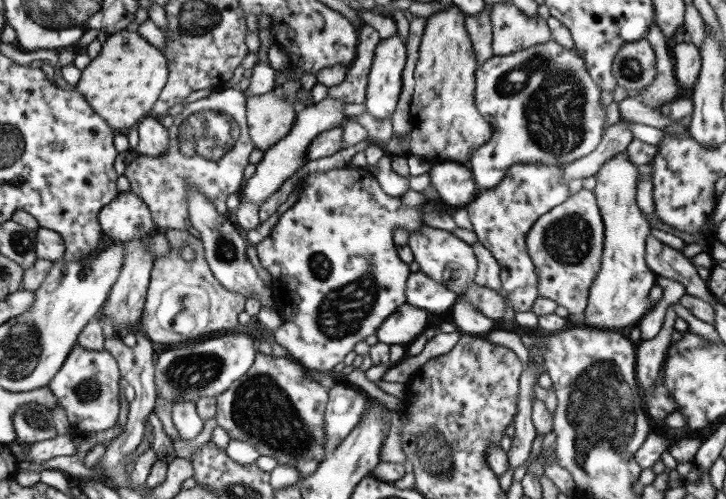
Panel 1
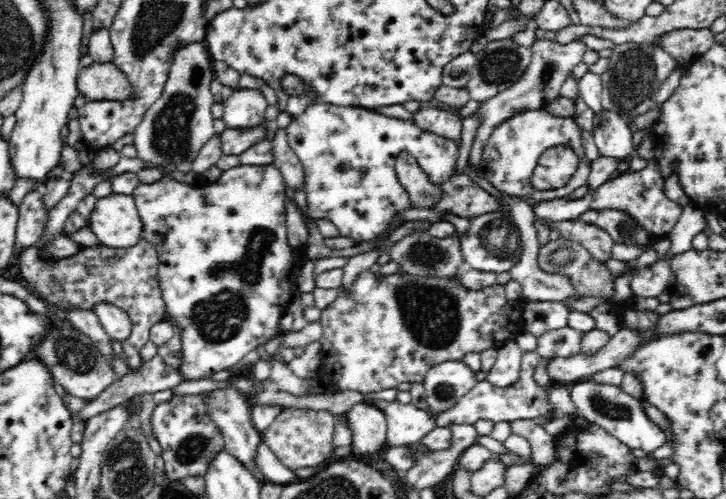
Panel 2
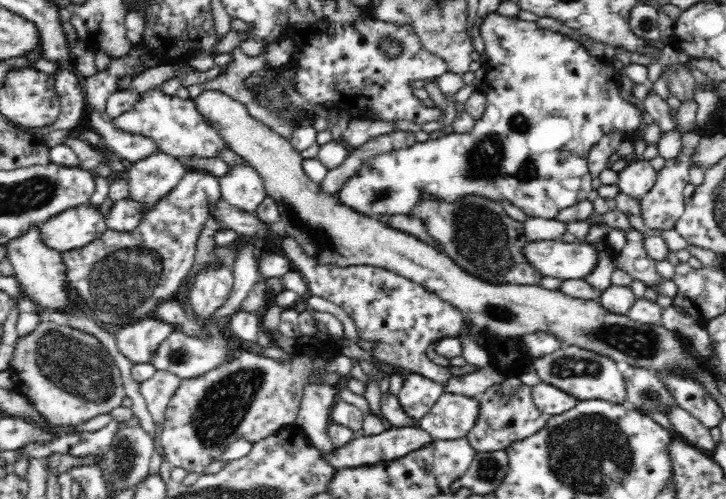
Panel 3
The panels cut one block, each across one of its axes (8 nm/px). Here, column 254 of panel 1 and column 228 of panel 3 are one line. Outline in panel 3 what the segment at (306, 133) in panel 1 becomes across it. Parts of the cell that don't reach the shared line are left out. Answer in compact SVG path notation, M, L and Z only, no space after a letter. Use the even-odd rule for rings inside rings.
M247 161L240 164L228 164L229 170L220 176L221 198L240 210L255 211L267 192L259 172Z

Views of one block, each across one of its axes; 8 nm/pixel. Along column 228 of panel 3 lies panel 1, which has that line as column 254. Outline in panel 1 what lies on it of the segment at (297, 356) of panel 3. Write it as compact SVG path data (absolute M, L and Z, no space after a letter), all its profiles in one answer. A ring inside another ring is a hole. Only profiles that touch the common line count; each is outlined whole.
M256 352L252 366L236 382L215 397L215 421L231 439L249 442L261 456L275 458L277 463L295 467L302 480L307 478L324 459L325 420L324 412L328 400L327 390L313 381L305 370L293 360L265 356Z

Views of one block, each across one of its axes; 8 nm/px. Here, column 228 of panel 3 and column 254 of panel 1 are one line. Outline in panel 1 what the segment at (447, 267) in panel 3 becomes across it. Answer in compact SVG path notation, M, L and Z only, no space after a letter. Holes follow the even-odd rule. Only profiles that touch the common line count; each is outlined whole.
M272 91L244 96L250 141L254 149L264 153L289 132L298 107Z

